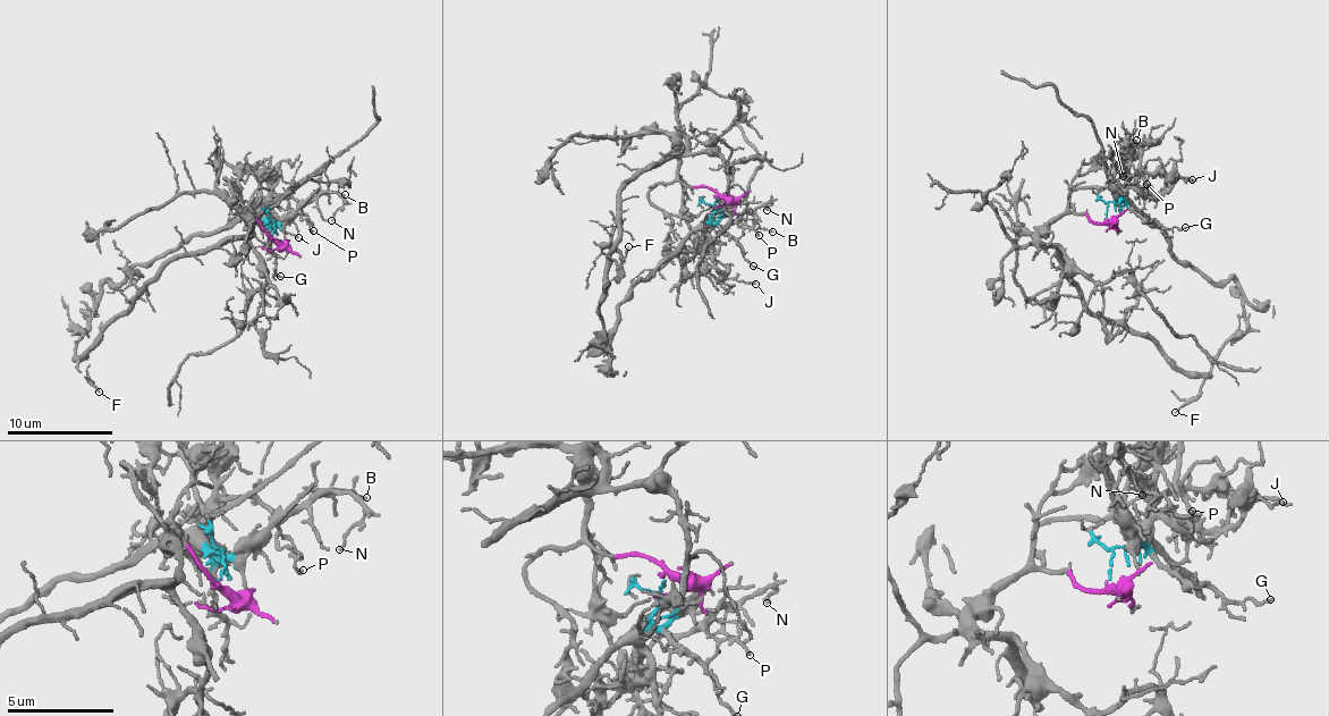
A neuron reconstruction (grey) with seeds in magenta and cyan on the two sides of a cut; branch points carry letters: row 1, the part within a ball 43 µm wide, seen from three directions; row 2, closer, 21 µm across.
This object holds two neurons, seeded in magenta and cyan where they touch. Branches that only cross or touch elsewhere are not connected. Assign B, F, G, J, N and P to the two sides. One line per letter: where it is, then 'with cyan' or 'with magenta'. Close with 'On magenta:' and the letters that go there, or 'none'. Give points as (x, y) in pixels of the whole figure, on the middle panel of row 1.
B: (772, 232) | with cyan
F: (628, 246) | with magenta
G: (753, 266) | with cyan
J: (755, 284) | with cyan
N: (767, 210) | with cyan
P: (759, 235) | with cyan
On magenta: F

